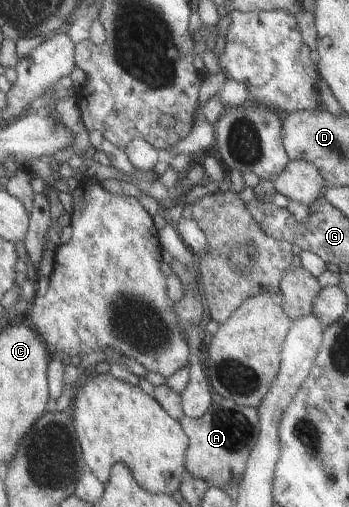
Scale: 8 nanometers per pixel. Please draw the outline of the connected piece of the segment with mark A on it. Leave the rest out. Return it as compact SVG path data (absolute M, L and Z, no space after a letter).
M214 397L210 409L199 418L184 414L179 419L189 439L185 468L194 477L207 481L209 486L223 490L231 480L240 478L259 434L259 413L252 406L241 406L234 401Z

